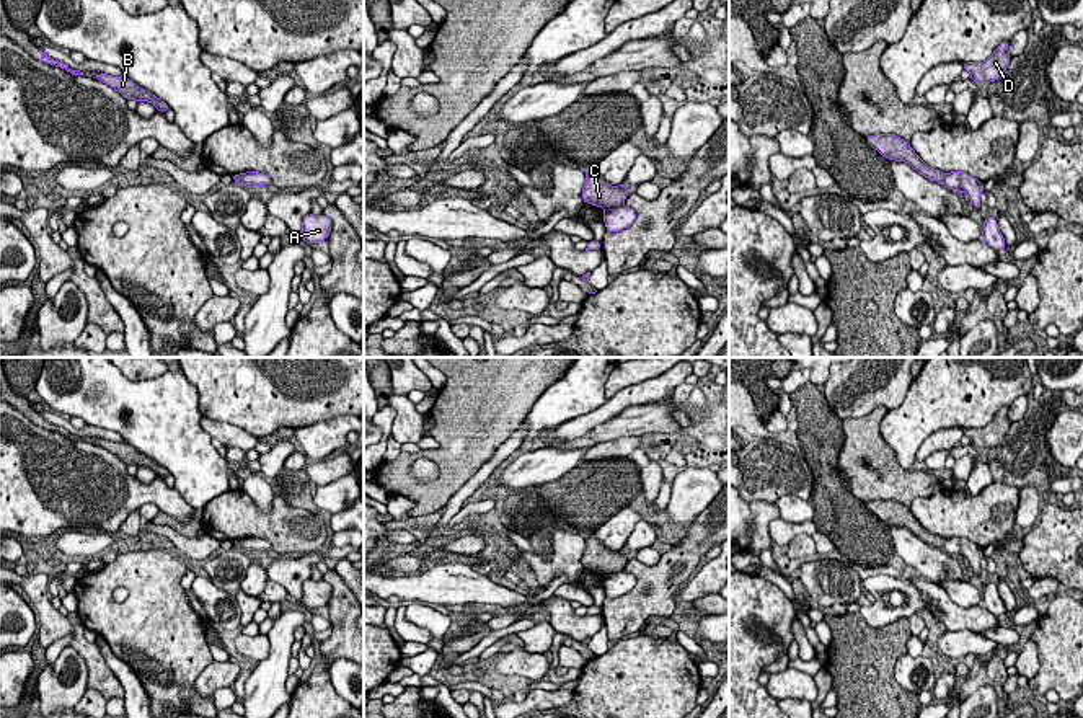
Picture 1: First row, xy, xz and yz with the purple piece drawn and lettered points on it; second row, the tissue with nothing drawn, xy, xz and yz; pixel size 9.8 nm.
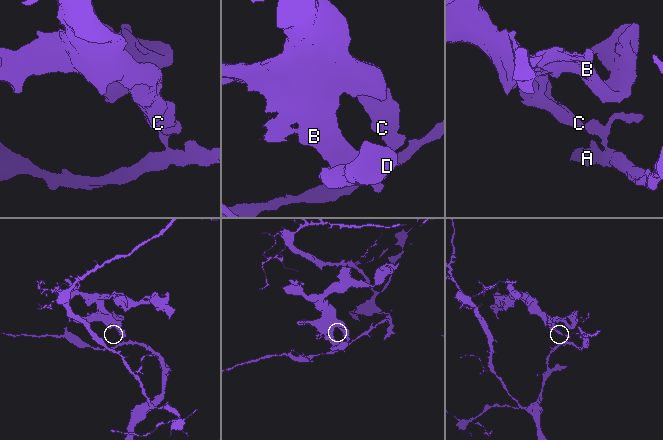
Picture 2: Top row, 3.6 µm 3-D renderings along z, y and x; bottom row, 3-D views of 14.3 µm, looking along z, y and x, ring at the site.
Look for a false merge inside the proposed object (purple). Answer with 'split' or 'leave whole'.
split

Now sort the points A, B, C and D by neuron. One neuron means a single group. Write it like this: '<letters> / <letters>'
A / B C D

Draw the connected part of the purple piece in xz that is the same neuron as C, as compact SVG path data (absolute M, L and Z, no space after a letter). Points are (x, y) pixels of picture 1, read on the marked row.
M594 165L586 168L586 184L582 188L581 197L586 204L597 207L617 207L623 206L628 197L628 189L625 181L618 186L605 183L595 171Z

